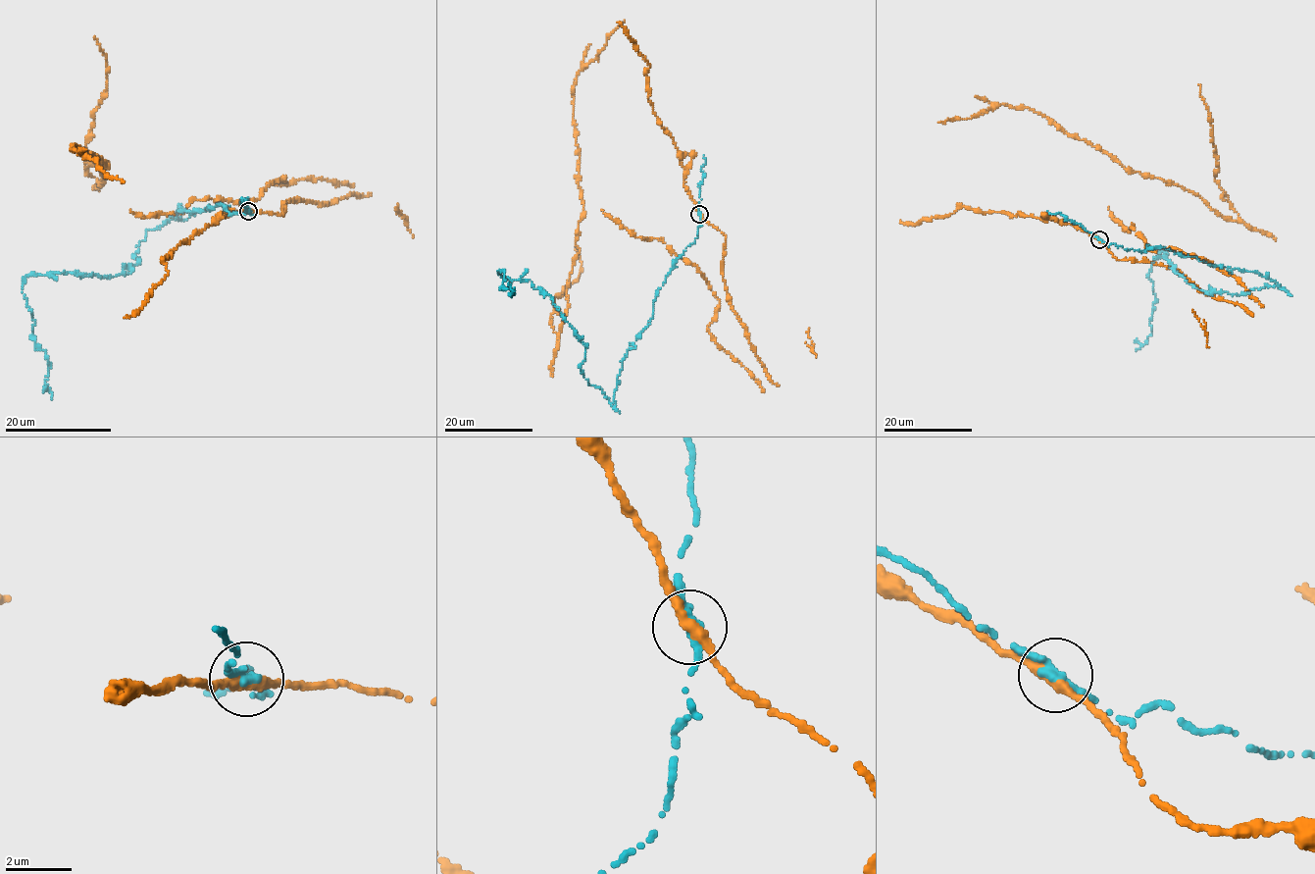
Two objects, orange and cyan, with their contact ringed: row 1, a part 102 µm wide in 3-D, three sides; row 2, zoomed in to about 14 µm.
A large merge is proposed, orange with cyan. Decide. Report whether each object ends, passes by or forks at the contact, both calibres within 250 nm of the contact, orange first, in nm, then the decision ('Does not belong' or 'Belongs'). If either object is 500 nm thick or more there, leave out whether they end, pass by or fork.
At the ring orange passes by. At the ring cyan passes by. Thickness 320 nm (orange) against 300 nm. Does not belong

